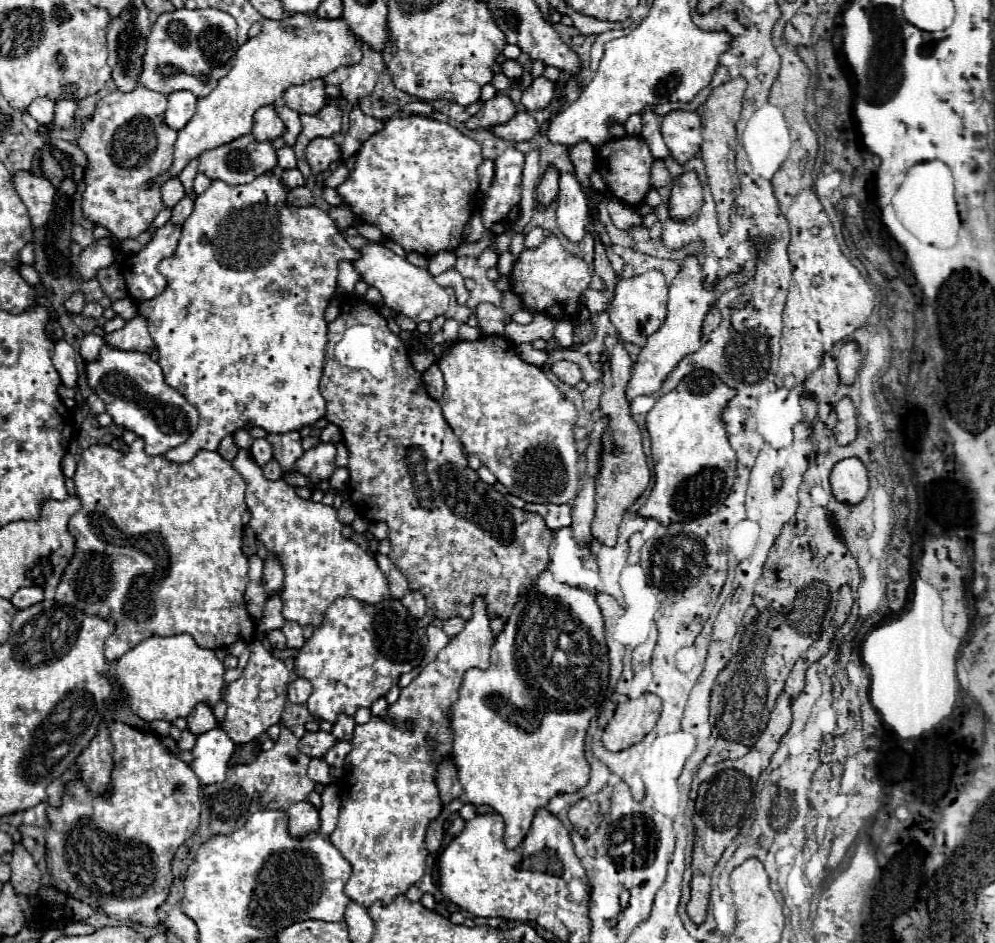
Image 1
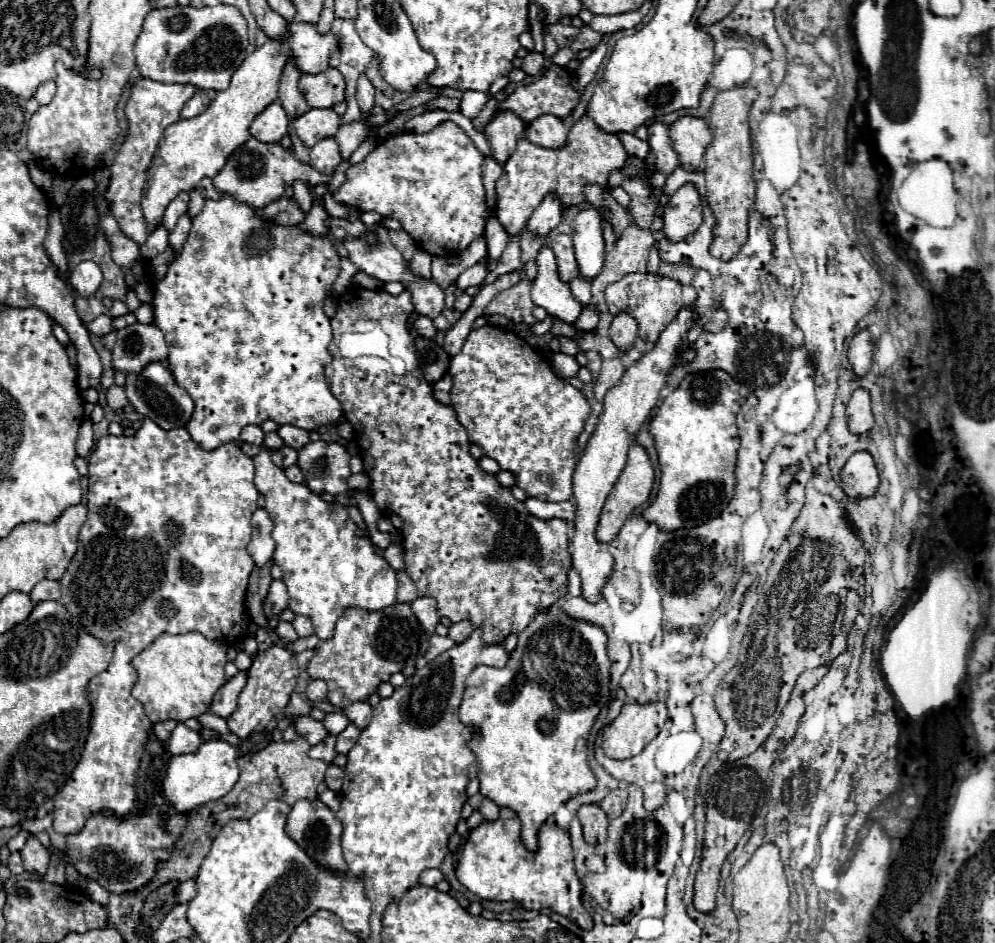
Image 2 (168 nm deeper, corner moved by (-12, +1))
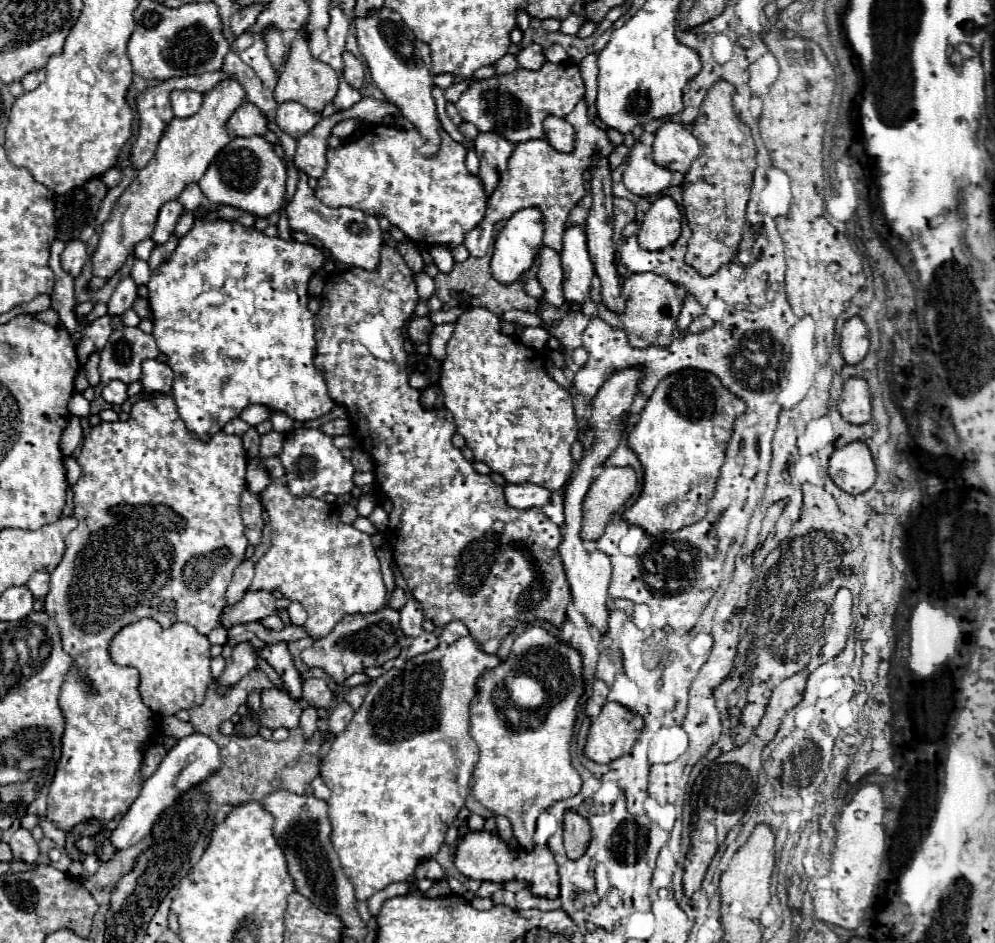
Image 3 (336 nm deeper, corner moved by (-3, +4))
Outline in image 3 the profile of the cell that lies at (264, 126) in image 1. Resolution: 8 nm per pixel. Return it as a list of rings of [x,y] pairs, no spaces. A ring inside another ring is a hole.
[[[243,103],[227,121],[225,129],[229,137],[251,137],[251,135],[265,135],[265,117],[253,103]]]

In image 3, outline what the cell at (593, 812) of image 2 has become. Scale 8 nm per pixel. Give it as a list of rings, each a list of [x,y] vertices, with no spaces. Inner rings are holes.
[[[567,811],[563,821],[563,841],[565,841],[565,853],[569,859],[579,859],[591,841],[591,827],[589,821],[575,813]]]

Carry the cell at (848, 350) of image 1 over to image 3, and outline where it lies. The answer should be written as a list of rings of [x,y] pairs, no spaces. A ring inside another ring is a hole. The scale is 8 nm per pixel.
[[[851,317],[841,329],[841,353],[849,365],[857,365],[869,351],[869,329],[861,317]]]

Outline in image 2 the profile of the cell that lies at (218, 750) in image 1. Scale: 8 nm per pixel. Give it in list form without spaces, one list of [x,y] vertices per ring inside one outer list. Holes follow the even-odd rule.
[[[210,740],[210,742],[200,744],[198,752],[194,754],[174,756],[166,770],[168,780],[164,778],[164,784],[162,784],[164,796],[180,812],[188,812],[192,808],[198,808],[204,802],[218,800],[220,796],[228,794],[238,780],[236,758],[238,758],[238,748],[226,740]]]

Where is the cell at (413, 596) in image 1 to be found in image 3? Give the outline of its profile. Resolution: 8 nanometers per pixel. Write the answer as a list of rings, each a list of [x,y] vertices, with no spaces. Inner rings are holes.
[[[413,597],[407,601],[407,605],[401,609],[401,629],[407,637],[417,637],[423,633],[423,607]]]

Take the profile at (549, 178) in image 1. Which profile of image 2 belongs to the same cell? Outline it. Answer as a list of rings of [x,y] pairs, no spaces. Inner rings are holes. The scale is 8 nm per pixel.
[[[550,192],[540,206],[534,210],[534,214],[530,216],[526,228],[530,232],[536,232],[538,236],[546,236],[552,228],[556,228],[562,220],[562,212],[564,212],[564,204],[560,200],[560,196],[556,192]]]

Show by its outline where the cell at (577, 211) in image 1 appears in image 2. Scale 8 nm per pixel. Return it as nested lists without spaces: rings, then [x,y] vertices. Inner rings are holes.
[[[594,206],[580,210],[572,220],[572,240],[576,250],[576,262],[580,276],[592,280],[604,262],[604,238],[602,218]]]

